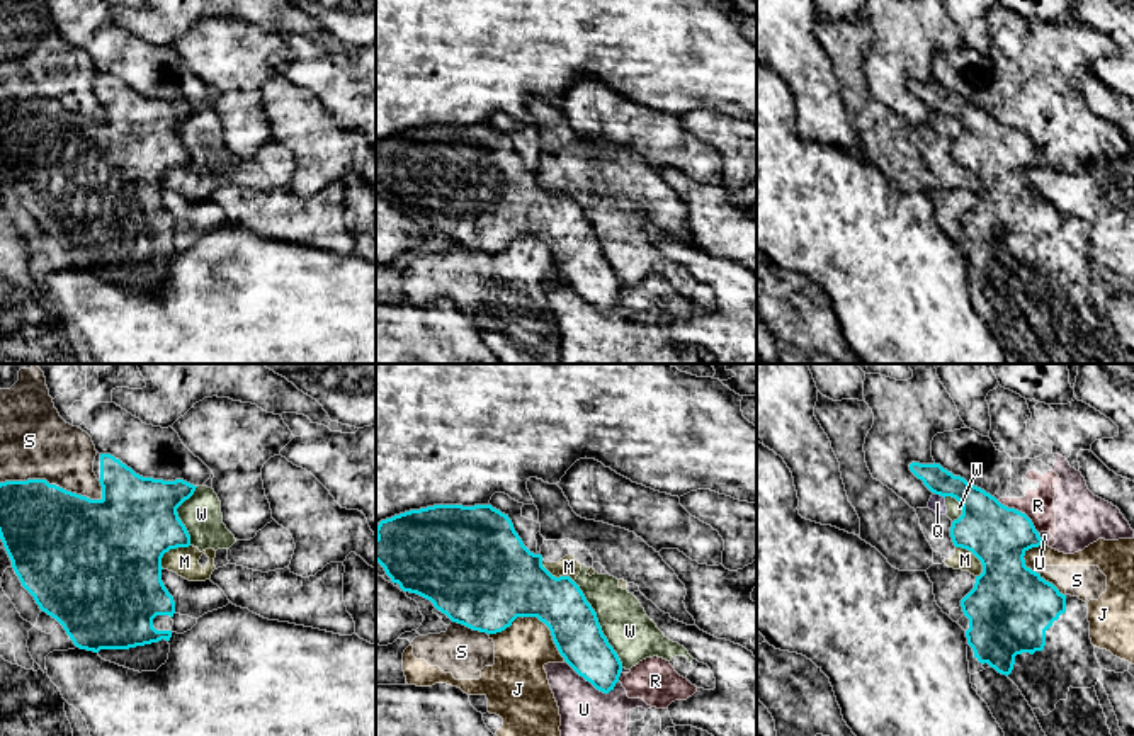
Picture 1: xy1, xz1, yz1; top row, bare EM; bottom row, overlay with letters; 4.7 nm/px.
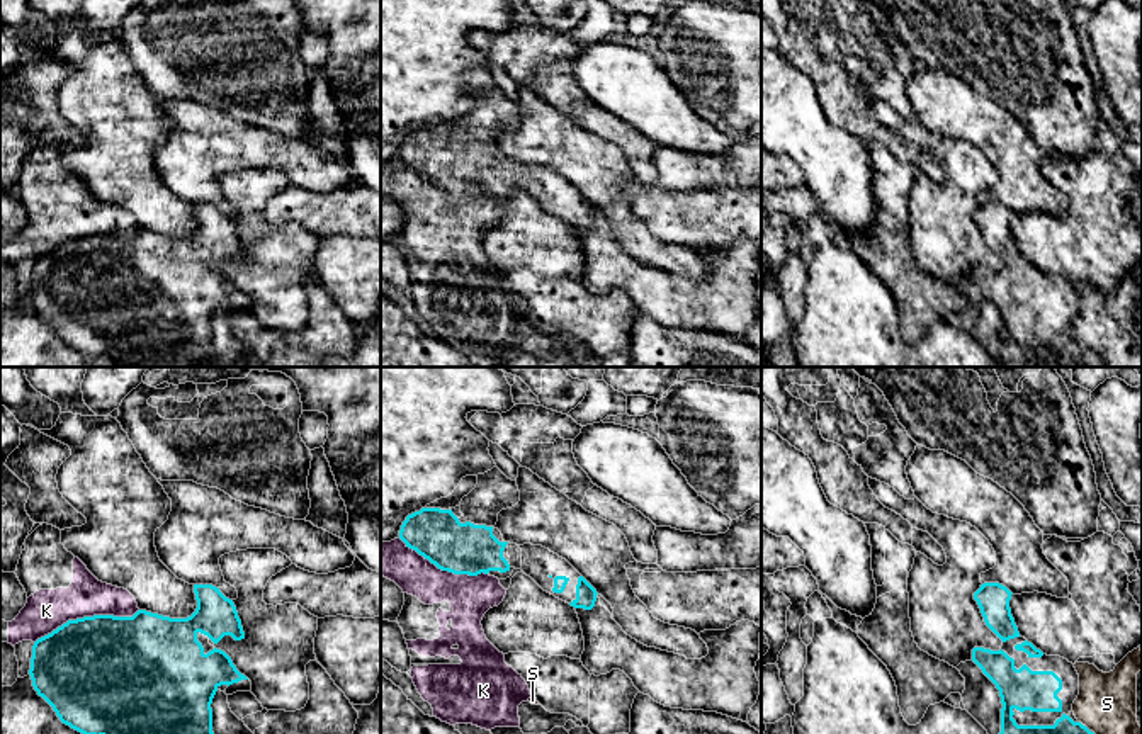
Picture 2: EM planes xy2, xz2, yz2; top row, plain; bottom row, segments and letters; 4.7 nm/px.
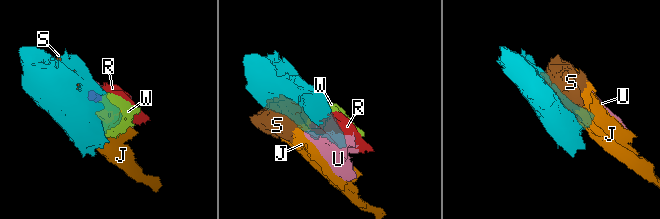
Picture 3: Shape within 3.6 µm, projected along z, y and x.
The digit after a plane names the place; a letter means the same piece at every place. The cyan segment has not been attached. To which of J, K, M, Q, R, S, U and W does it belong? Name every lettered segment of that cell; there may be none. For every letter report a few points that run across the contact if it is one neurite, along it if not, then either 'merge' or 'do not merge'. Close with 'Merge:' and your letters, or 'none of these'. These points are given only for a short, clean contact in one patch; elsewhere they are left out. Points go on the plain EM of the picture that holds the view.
J: do not merge
K: do not merge
M: line yz1 (956, 165), (966, 167), (980, 181), (981, 192), (978, 196); do not merge
Q: line yz1 (934, 111), (944, 118); do not merge
R: do not merge
S: do not merge
U: line xz1 (566, 281), (604, 311), (618, 301); do not merge
W: do not merge
Merge: none of these

